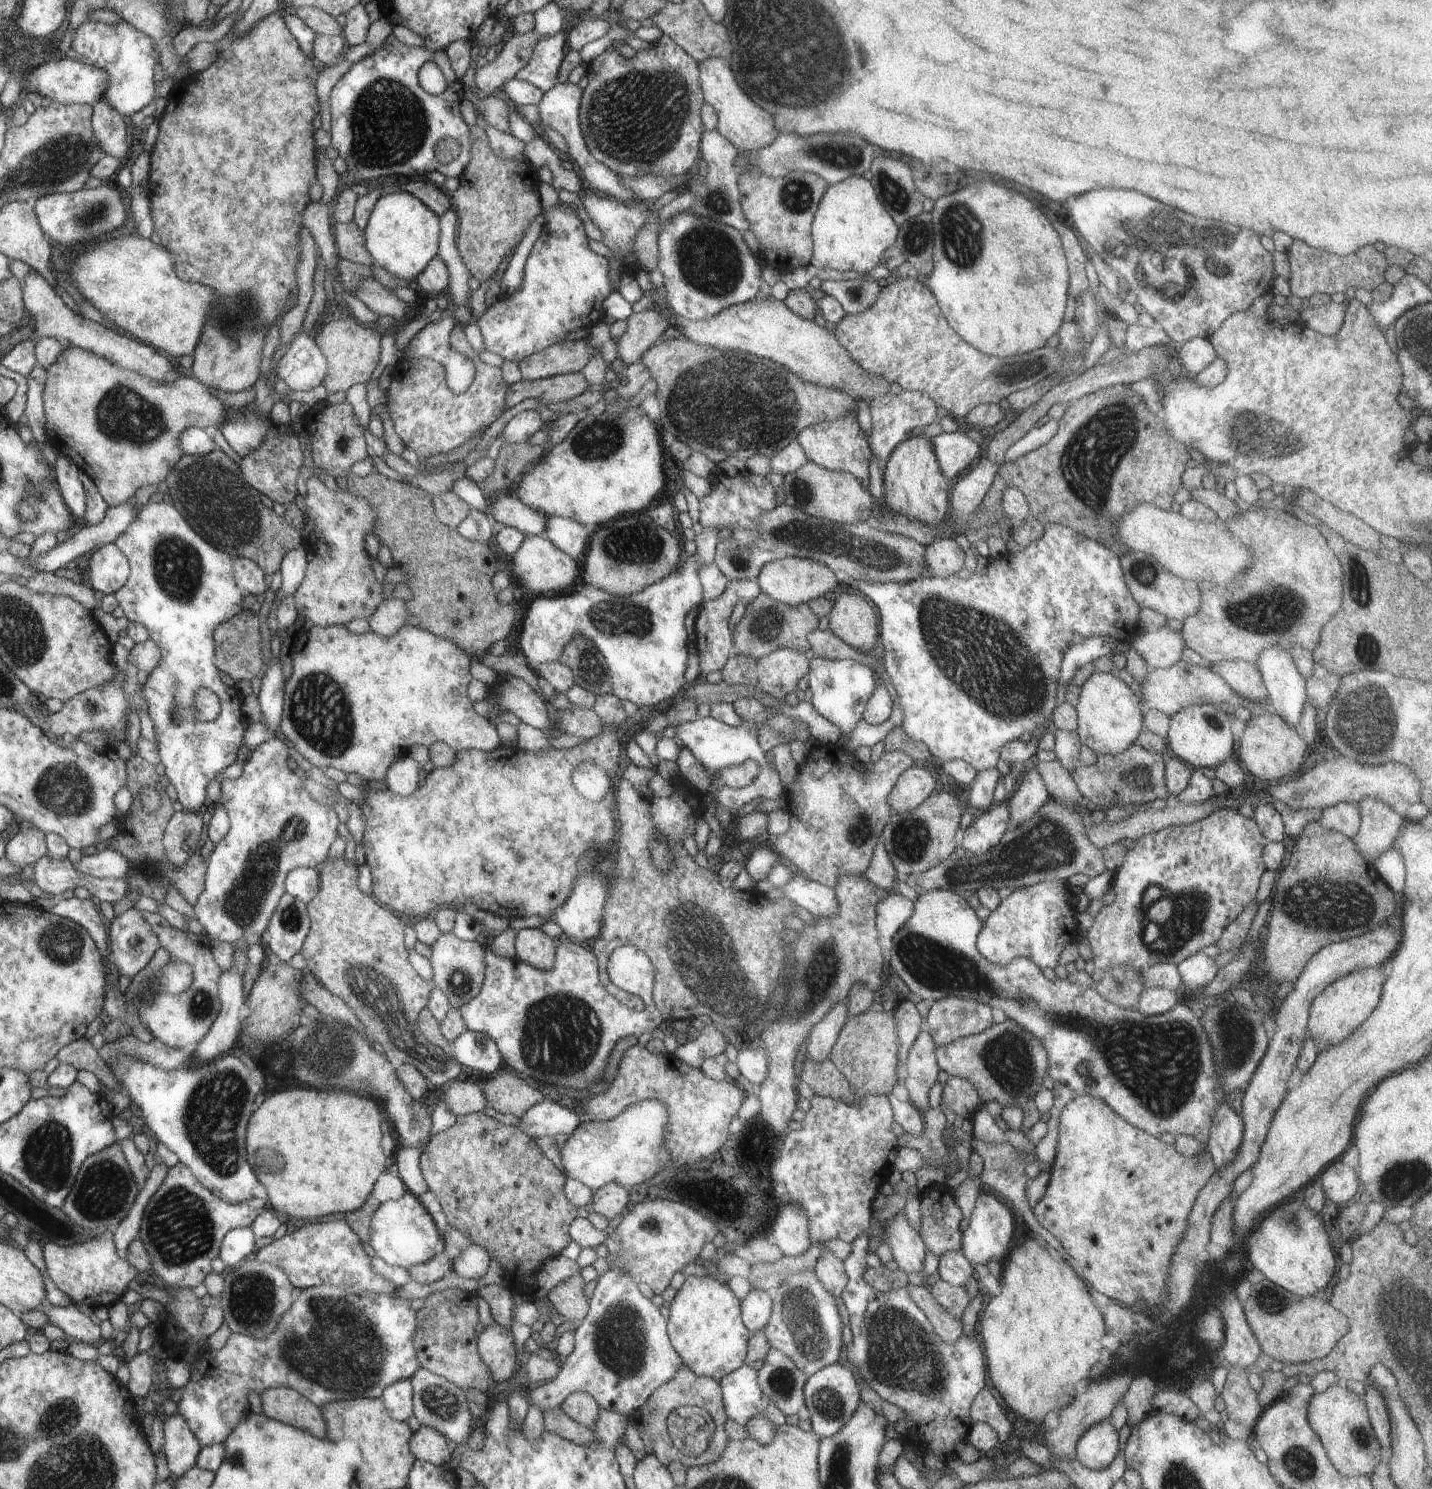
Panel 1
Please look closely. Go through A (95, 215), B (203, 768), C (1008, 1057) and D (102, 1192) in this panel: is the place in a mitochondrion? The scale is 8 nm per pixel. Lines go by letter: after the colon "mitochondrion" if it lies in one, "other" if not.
A: mitochondrion
B: other
C: mitochondrion
D: mitochondrion

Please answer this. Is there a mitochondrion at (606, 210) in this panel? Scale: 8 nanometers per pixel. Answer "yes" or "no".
no

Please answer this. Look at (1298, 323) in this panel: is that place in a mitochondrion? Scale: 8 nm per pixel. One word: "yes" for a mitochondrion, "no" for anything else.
no

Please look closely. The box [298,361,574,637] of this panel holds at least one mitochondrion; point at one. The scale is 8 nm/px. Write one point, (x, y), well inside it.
(342, 443)

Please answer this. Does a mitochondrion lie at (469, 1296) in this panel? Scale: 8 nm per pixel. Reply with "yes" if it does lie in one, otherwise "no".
no

